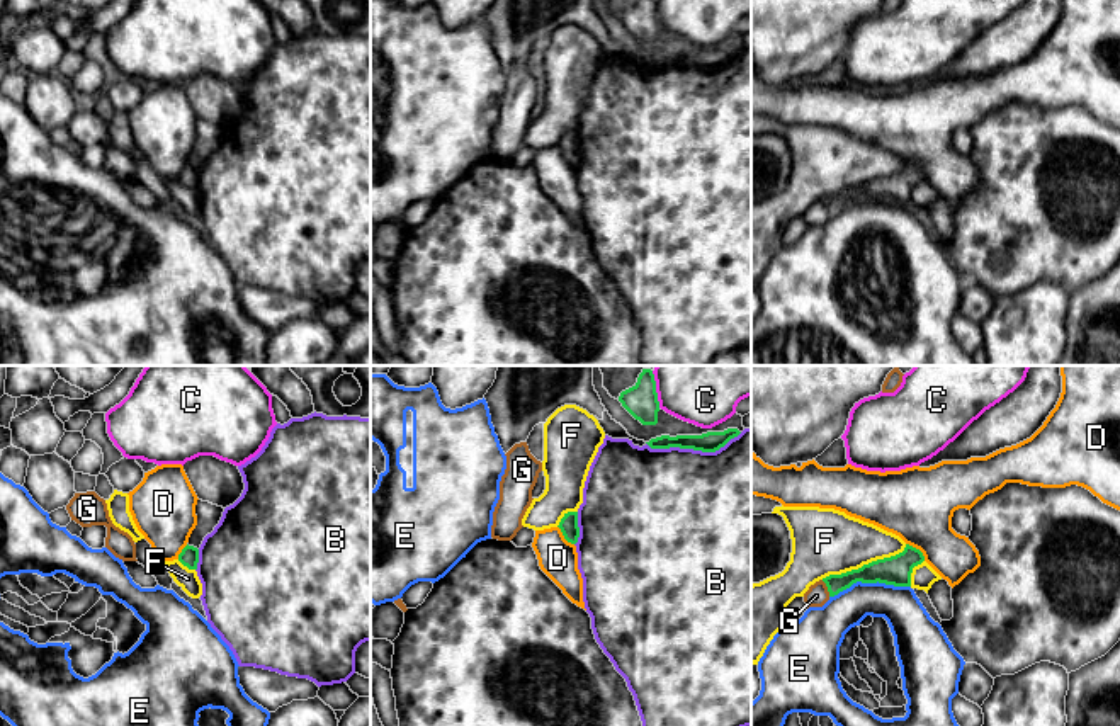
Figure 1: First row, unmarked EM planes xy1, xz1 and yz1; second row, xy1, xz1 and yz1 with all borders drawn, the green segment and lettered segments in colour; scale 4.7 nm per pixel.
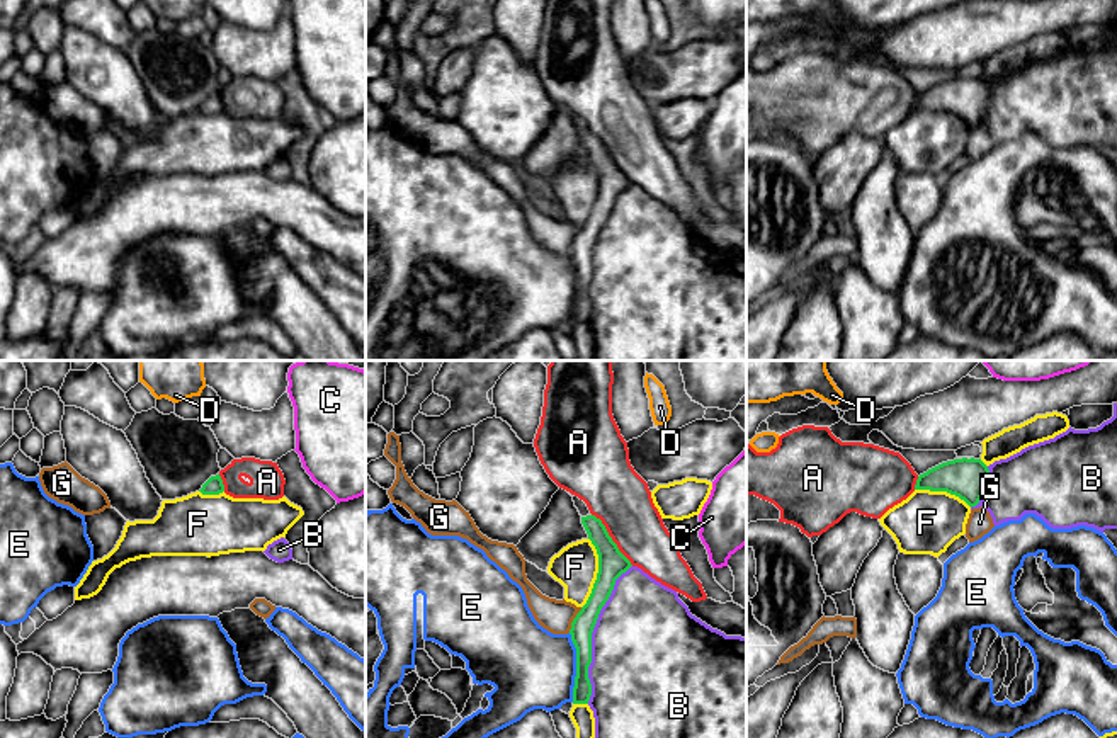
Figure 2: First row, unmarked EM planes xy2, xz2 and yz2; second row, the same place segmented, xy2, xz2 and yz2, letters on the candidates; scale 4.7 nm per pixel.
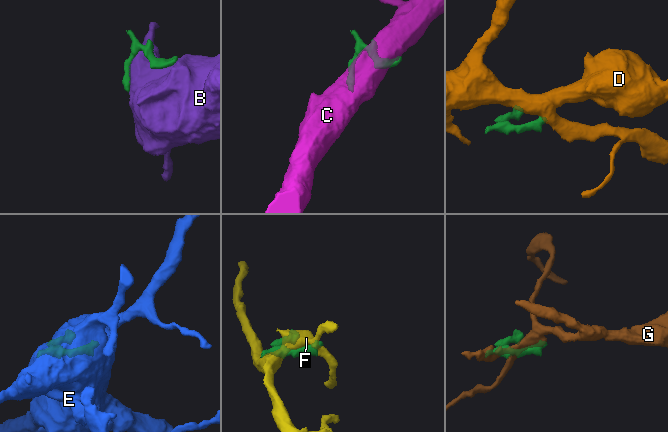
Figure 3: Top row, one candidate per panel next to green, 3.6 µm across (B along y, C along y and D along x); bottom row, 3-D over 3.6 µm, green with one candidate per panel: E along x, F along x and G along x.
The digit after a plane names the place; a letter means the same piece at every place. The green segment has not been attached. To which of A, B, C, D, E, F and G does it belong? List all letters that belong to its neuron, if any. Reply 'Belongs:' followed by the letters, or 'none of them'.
Belongs: none of them

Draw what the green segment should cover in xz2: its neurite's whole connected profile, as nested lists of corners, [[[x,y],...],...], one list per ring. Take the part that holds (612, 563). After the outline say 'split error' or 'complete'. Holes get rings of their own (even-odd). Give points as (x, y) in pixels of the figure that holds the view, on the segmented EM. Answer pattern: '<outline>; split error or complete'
[[[571,495],[575,507],[581,515],[581,524],[588,539],[598,554],[598,573],[592,593],[581,610],[571,622],[571,641],[576,648],[576,677],[573,687],[573,704],[588,704],[592,695],[592,684],[588,678],[588,667],[592,663],[592,633],[597,624],[598,614],[609,600],[615,580],[626,573],[632,565],[619,551],[617,544],[609,536],[600,519],[590,514],[587,503]]]; split error

